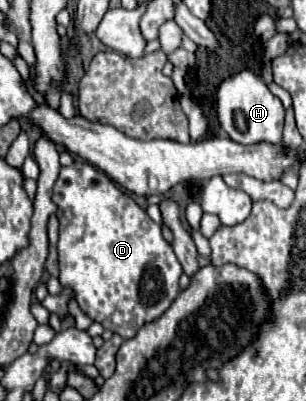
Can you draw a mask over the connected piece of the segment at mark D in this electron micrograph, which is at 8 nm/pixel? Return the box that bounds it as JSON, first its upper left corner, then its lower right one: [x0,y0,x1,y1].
[53,160,183,340]

